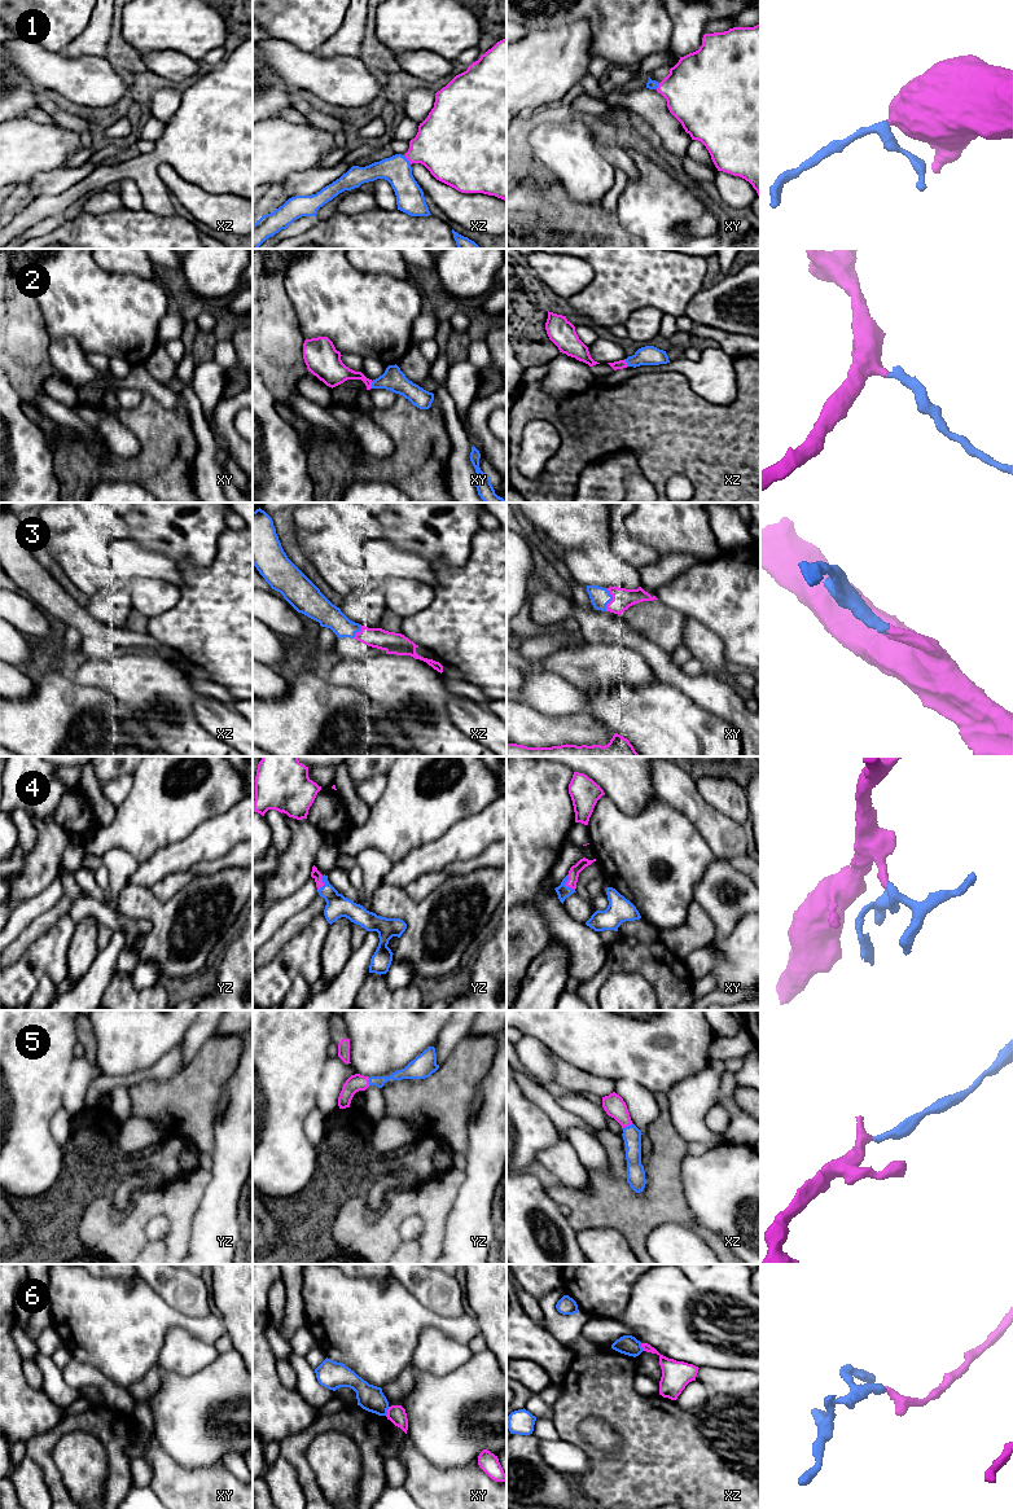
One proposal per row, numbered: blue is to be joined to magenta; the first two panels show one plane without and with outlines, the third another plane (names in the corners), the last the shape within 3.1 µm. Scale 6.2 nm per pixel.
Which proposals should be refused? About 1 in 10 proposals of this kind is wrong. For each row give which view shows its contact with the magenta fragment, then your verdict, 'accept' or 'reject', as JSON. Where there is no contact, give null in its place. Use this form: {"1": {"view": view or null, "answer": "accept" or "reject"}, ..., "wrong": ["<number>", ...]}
{"1": {"view": "xz", "answer": "accept"}, "2": {"view": "xy", "answer": "accept"}, "3": {"view": "xy", "answer": "accept"}, "4": {"view": "xy", "answer": "accept"}, "5": {"view": "xz", "answer": "accept"}, "6": {"view": "xy", "answer": "reject"}, "wrong": ["6"]}

